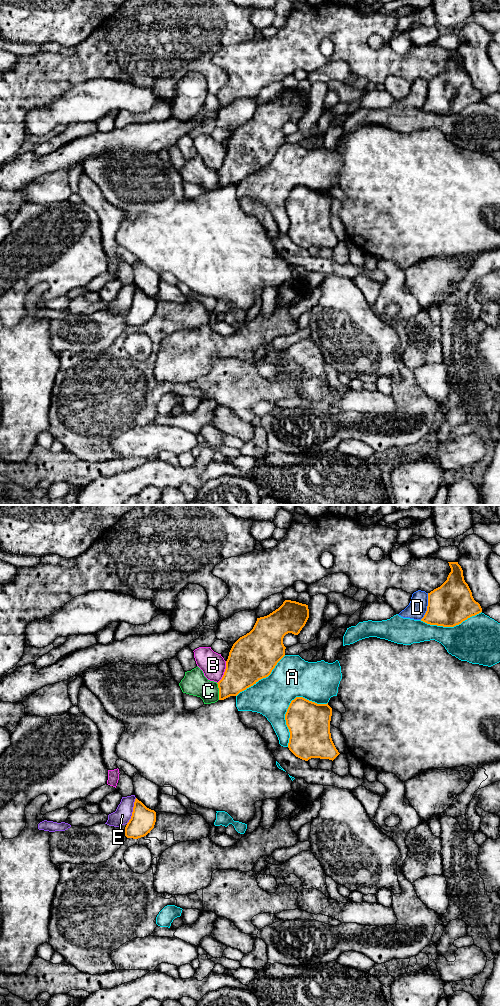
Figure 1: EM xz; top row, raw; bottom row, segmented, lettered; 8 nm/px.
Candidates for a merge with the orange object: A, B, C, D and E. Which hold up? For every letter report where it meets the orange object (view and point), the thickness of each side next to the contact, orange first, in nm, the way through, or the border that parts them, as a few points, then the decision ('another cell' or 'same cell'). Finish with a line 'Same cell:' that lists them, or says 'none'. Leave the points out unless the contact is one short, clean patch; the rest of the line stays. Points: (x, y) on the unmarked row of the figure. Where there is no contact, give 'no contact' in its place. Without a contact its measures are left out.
A: contact xz (289, 194); calibres 340 and 320 nm; another cell
B: contact xz (224, 160); calibres 360 and 200 nm; another cell
C: contact xz (219, 179); calibres 280 and 190 nm; border xz (216, 171), (219, 187); another cell
D: contact xz (427, 94); calibres 340 and 150 nm; another cell
E: contact xz (133, 299); calibres 200 and 140 nm; border xz (136, 286), (131, 306), (126, 311); another cell
Same cell: none

